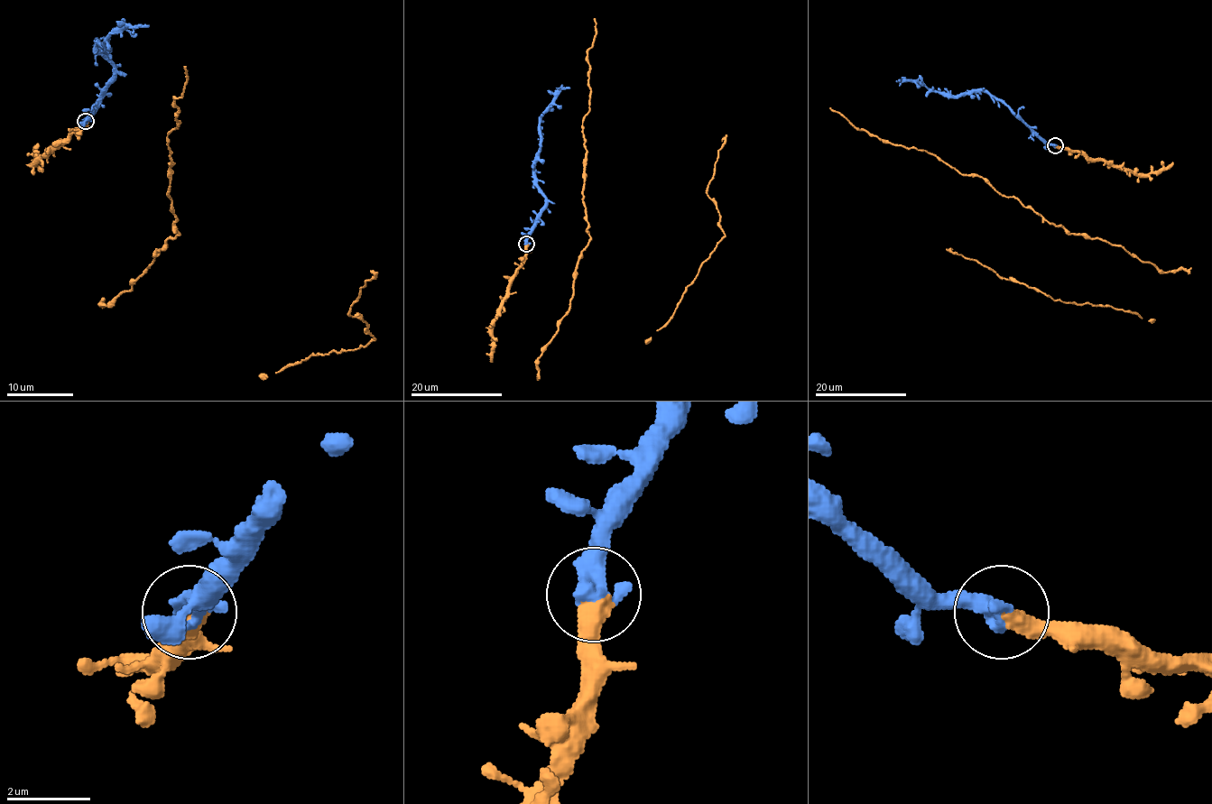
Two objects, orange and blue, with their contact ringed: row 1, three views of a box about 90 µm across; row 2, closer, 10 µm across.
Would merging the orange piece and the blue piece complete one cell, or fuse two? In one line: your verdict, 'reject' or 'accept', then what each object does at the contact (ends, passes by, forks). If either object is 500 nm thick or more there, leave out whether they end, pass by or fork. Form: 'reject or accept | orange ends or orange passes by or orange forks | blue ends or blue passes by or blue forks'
accept

